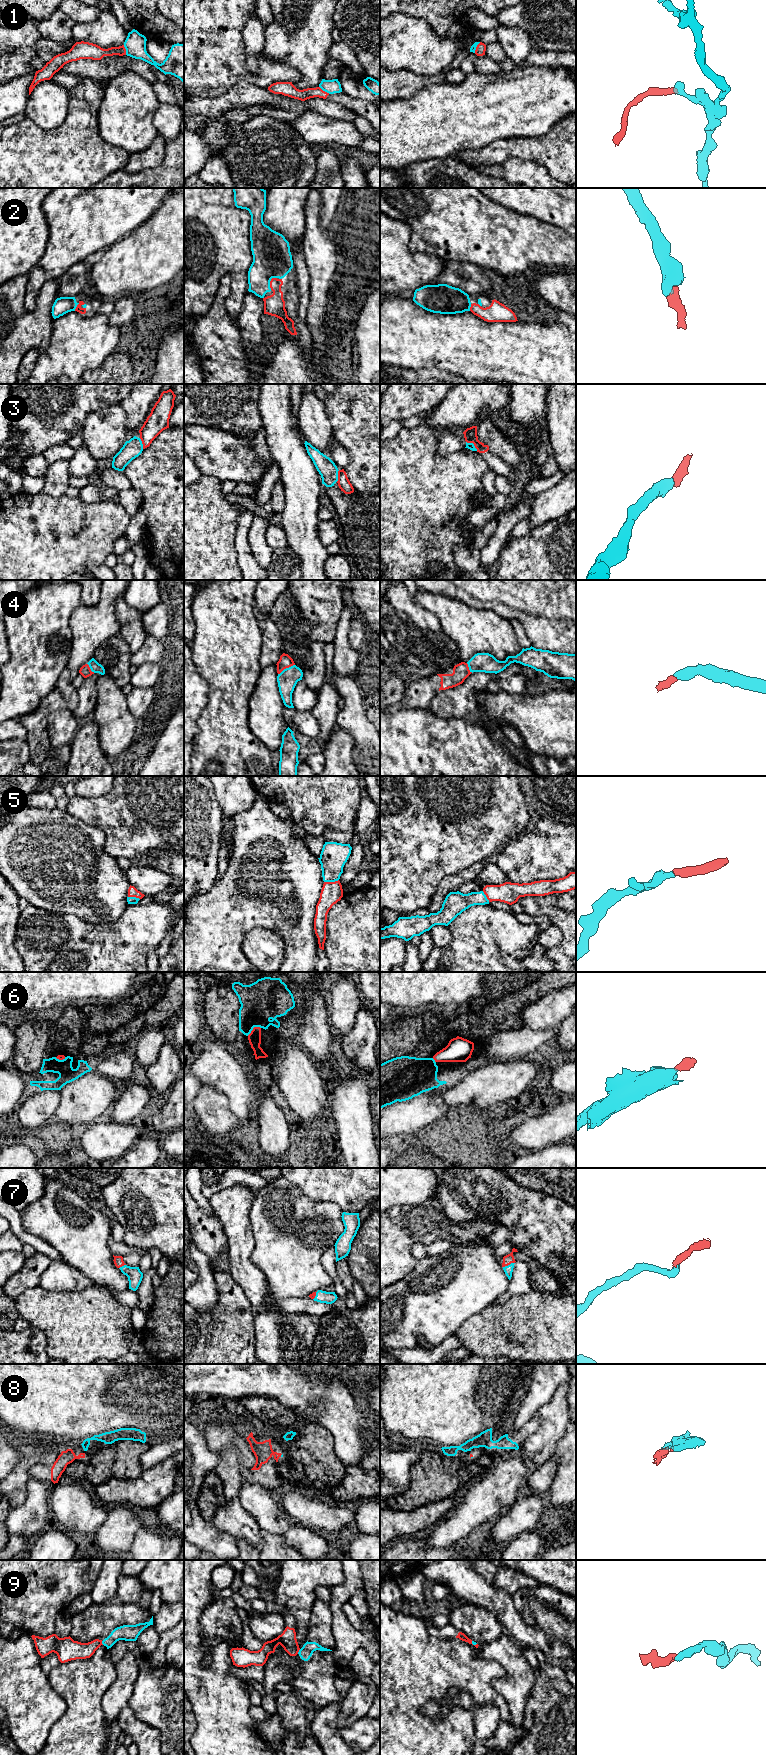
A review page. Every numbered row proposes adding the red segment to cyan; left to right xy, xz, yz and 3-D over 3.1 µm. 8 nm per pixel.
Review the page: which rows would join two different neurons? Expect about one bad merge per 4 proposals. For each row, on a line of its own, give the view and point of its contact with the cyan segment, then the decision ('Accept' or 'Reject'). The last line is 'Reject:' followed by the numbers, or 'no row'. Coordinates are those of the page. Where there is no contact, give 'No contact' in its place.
1: Touches cyan at xz (324, 90). Reject
2: Touches cyan at xz (269, 282). Accept
3: Touches cyan at yz (473, 444). Reject
4: Touches cyan at xz (286, 668). Accept
5: Touches cyan at xz (331, 881). Accept
6: Touches cyan at xz (253, 1027). Accept
7: Touches cyan at yz (508, 1265). Accept
8: Touches cyan at xz (281, 1455). Accept
9: Touches cyan at xz (299, 1651). Accept
Reject: 1, 3

